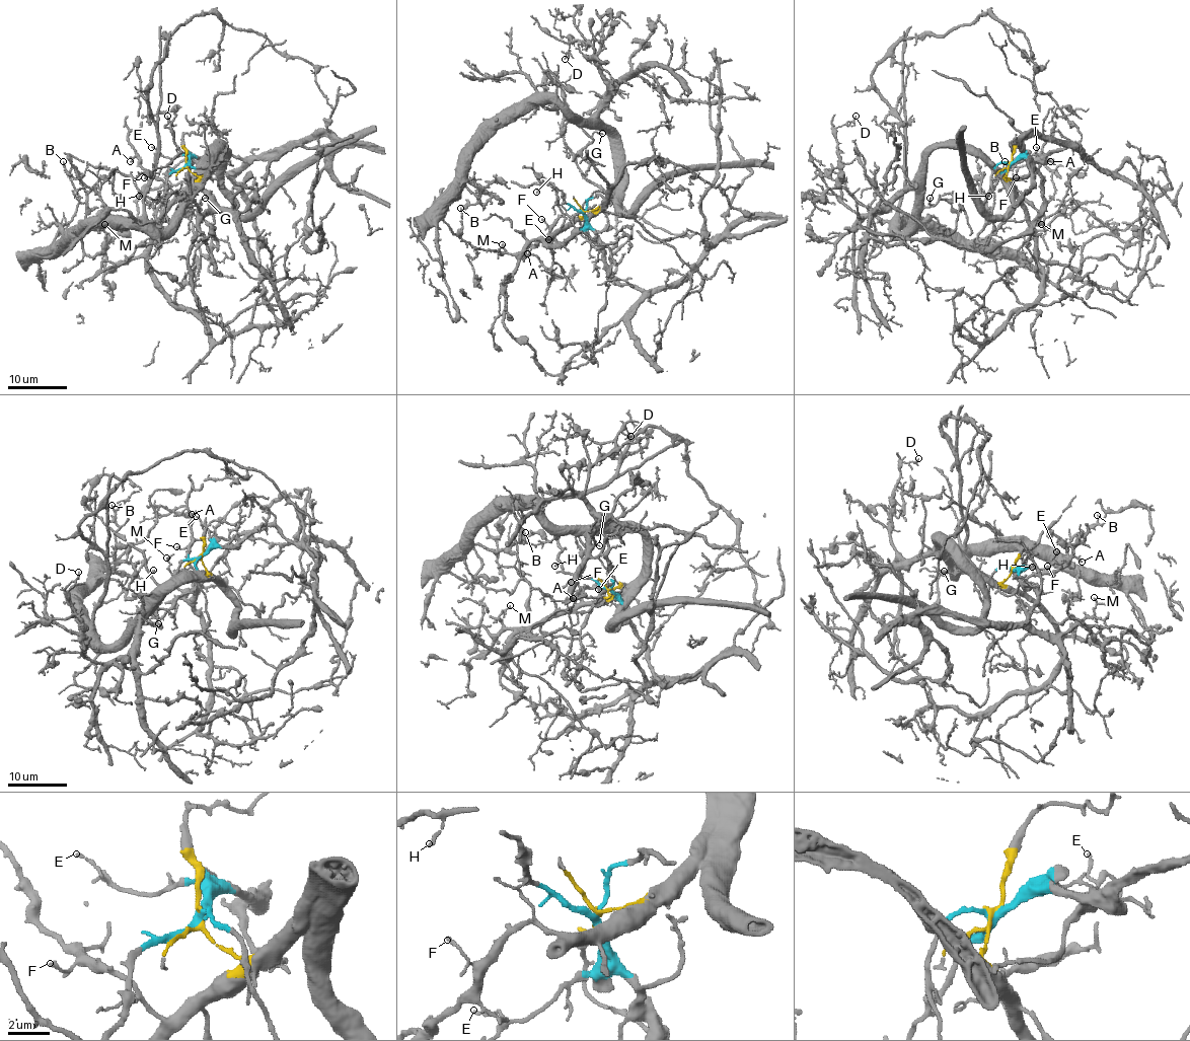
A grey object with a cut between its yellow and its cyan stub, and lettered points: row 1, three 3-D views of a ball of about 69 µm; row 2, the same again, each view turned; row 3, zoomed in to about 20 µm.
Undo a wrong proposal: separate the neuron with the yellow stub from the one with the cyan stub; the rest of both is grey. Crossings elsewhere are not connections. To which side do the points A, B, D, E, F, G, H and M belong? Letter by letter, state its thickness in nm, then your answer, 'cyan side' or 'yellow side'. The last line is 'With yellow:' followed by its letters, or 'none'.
A: 140 nm | yellow side
B: 150 nm | yellow side
D: 120 nm | yellow side
E: 120 nm | cyan side
F: 140 nm | yellow side
G: 140 nm | yellow side
H: 140 nm | cyan side
M: 160 nm | yellow side
With yellow: A, B, D, F, G, M

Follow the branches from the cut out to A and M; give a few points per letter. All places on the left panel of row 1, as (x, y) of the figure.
A: (188, 164), (198, 177), (175, 193), (153, 176), (136, 157), (130, 162)
M: (188, 164), (198, 179), (171, 206), (153, 241), (140, 254), (123, 262), (104, 261), (104, 224)

